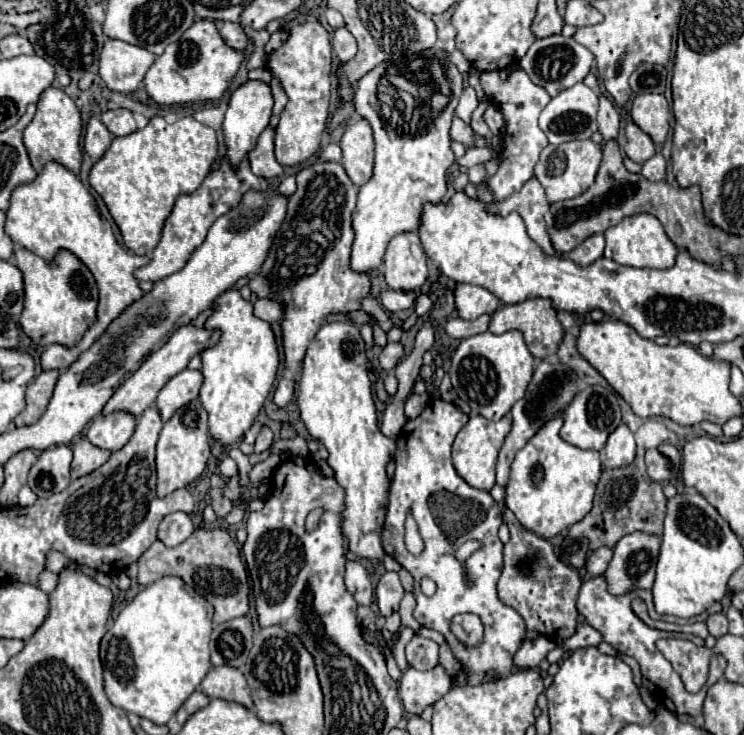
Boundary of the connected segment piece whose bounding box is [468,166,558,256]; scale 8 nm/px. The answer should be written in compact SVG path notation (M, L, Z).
M472 166L468 170L470 182L480 184L478 188L478 198L482 198L484 202L490 204L492 212L498 212L500 216L508 216L510 212L518 212L528 228L530 238L538 244L538 248L546 254L546 256L558 256L556 250L552 248L548 234L546 234L546 226L544 226L544 214L550 210L550 202L546 200L544 188L540 186L540 182L536 178L528 180L522 190L514 192L514 196L506 198L506 200L494 200L494 196L490 196L488 188L486 188L486 172L484 166Z

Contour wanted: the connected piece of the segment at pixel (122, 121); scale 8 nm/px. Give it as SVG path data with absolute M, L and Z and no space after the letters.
M118 108L118 110L106 110L102 112L100 120L106 124L106 128L114 134L114 136L126 136L130 132L136 130L136 122L130 110Z

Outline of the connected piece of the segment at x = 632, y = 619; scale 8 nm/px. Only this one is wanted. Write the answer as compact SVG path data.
M594 576L594 578L588 578L582 588L580 588L580 594L578 594L578 612L586 616L586 622L596 628L604 642L608 642L612 648L616 648L618 652L622 654L628 654L632 658L638 660L640 668L642 668L642 684L654 694L654 698L658 702L662 702L670 712L674 714L688 714L688 716L700 716L702 714L702 707L708 692L708 688L712 684L716 684L724 670L726 670L726 660L722 656L714 656L714 660L710 660L710 676L708 676L708 682L704 684L704 688L696 694L690 694L684 690L684 684L680 680L680 676L676 674L676 670L672 668L672 664L662 656L662 652L656 648L656 640L658 638L668 638L668 636L676 636L676 634L670 634L670 632L662 632L662 630L654 630L650 626L646 626L630 608L630 602L634 598L644 598L644 602L648 604L650 608L650 616L652 618L662 618L656 610L654 610L654 604L652 604L652 592L650 590L632 590L632 592L626 592L626 594L620 594L620 596L614 596L608 592L608 582L604 576Z

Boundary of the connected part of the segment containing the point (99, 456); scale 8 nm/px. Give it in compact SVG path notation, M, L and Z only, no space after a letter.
M76 440L72 444L72 452L74 452L72 480L78 480L78 478L94 472L110 458L110 452L94 448L94 444L90 444L88 440Z

